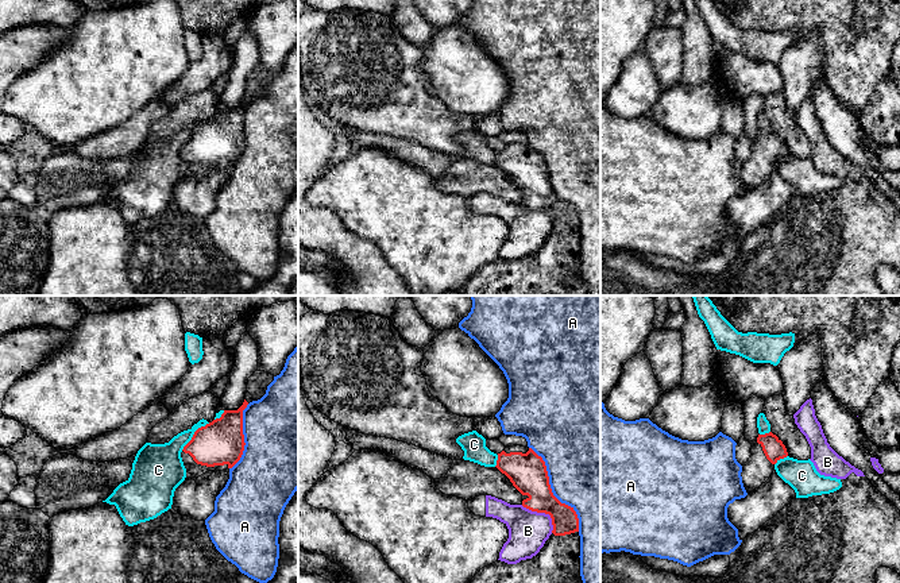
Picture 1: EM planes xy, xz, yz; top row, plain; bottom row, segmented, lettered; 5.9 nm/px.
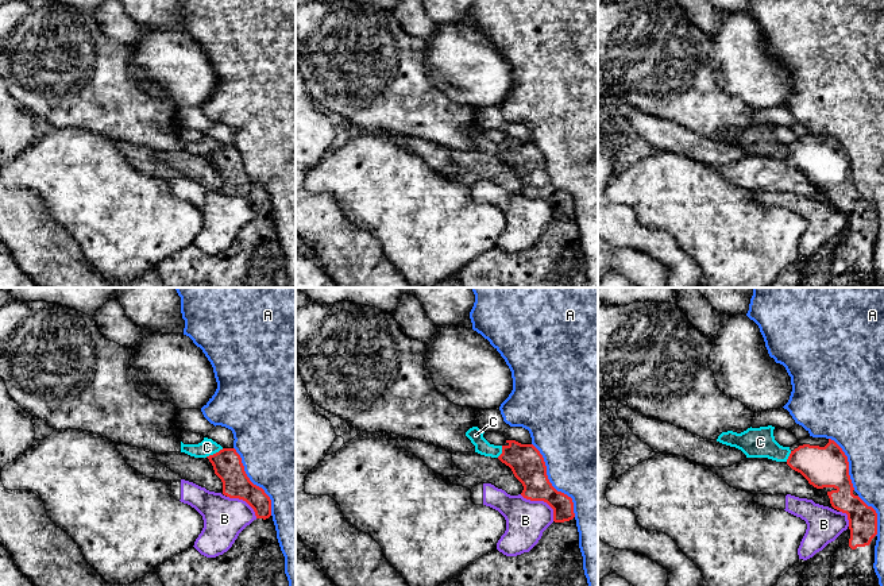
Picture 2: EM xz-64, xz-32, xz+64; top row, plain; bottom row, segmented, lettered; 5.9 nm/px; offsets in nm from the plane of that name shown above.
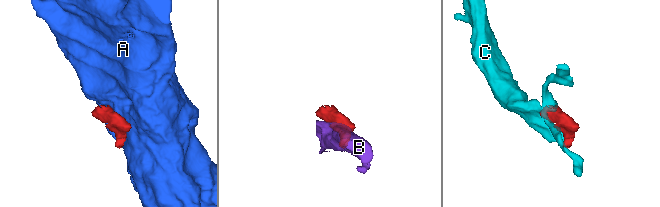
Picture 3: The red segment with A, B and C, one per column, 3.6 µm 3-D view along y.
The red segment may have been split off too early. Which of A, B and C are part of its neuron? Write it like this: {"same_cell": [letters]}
{"same_cell": []}

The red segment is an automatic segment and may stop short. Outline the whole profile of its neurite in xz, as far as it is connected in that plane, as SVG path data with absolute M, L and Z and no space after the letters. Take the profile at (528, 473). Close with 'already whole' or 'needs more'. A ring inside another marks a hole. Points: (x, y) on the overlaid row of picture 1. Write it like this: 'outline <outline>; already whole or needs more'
outline M513 445L498 453L495 466L528 498L522 506L549 514L553 530L540 552L517 564L497 560L468 583L583 583L579 518L552 493L545 462L532 448Z; needs more

